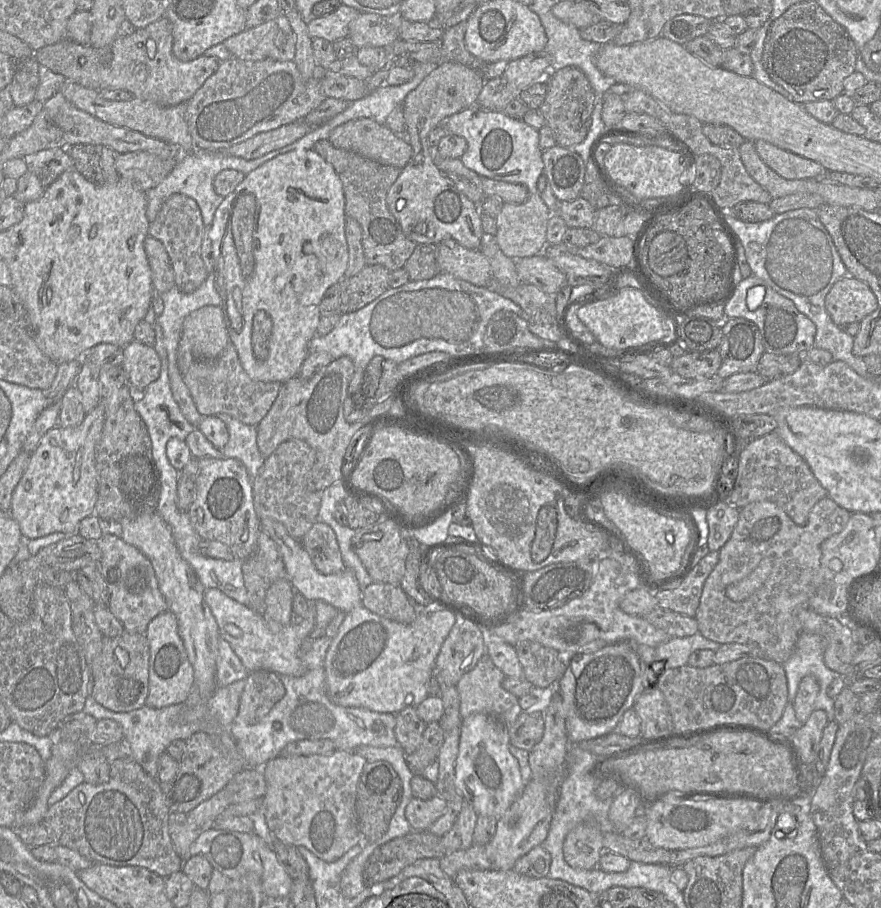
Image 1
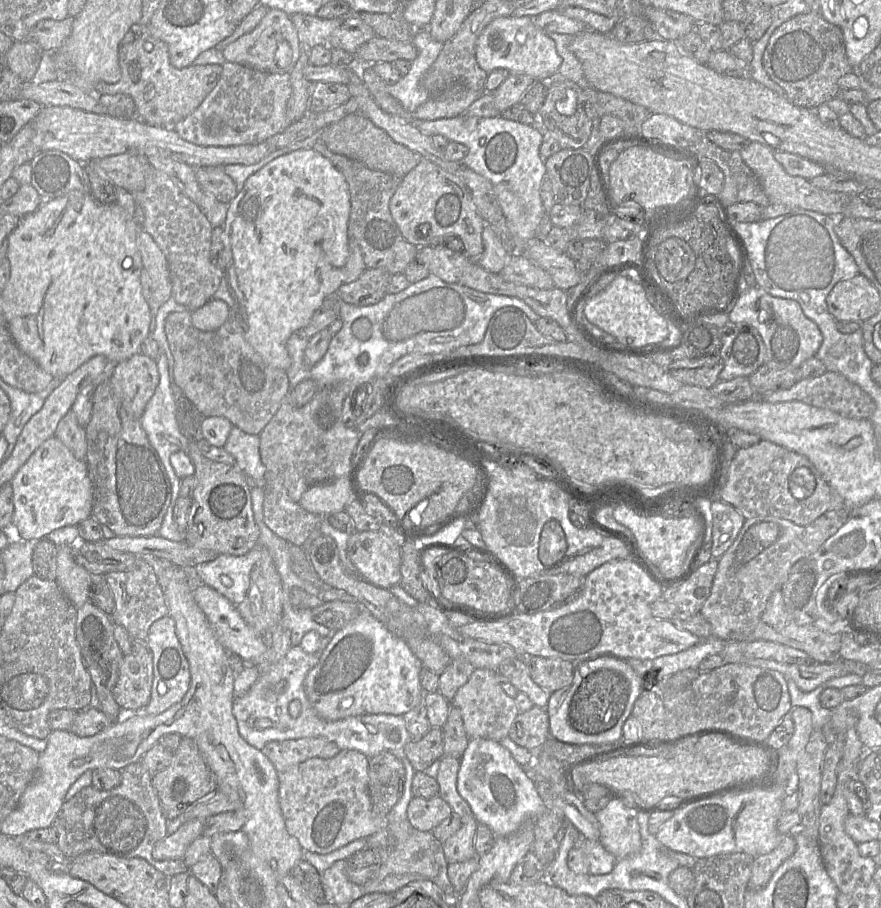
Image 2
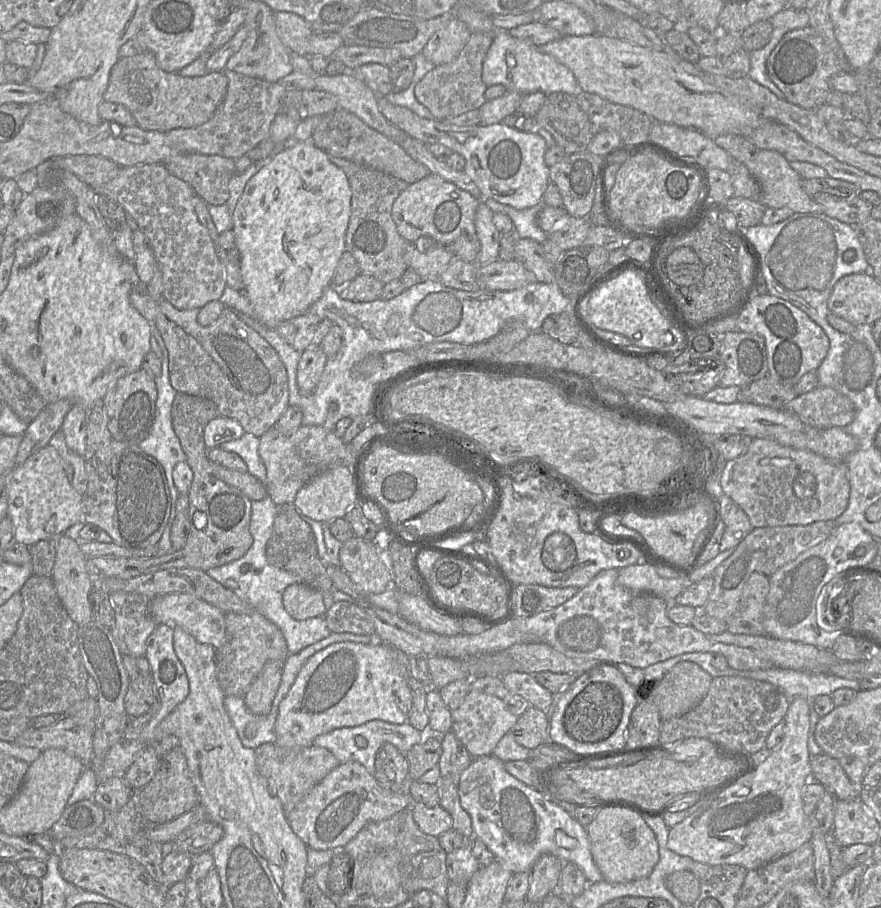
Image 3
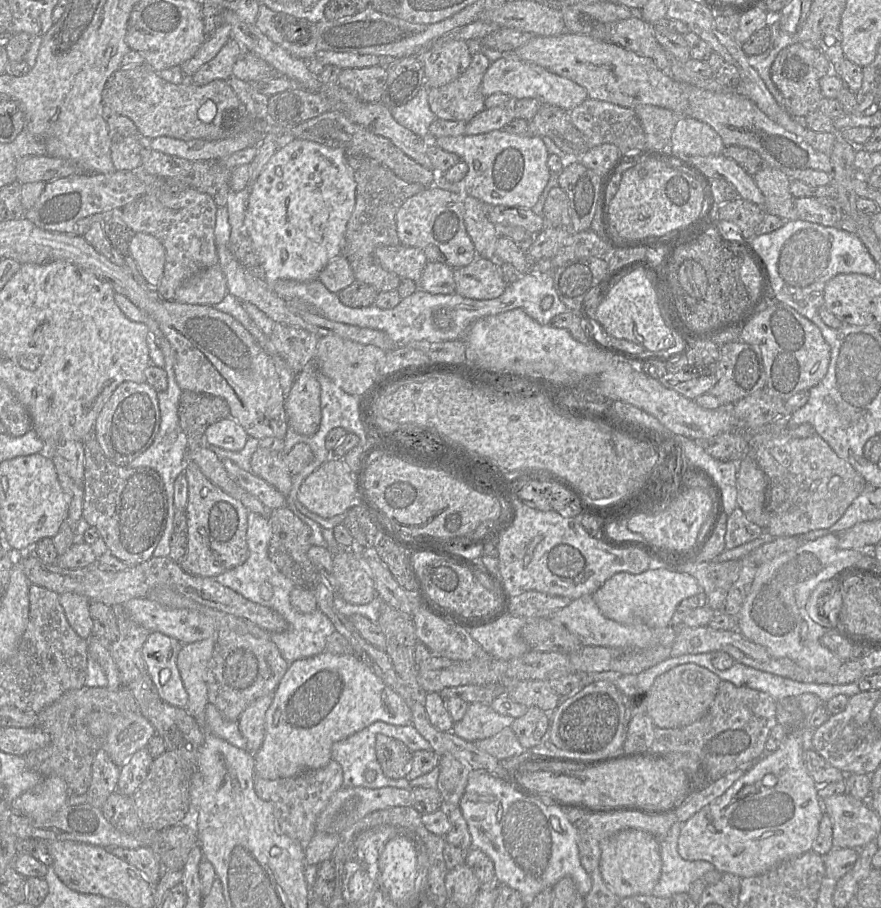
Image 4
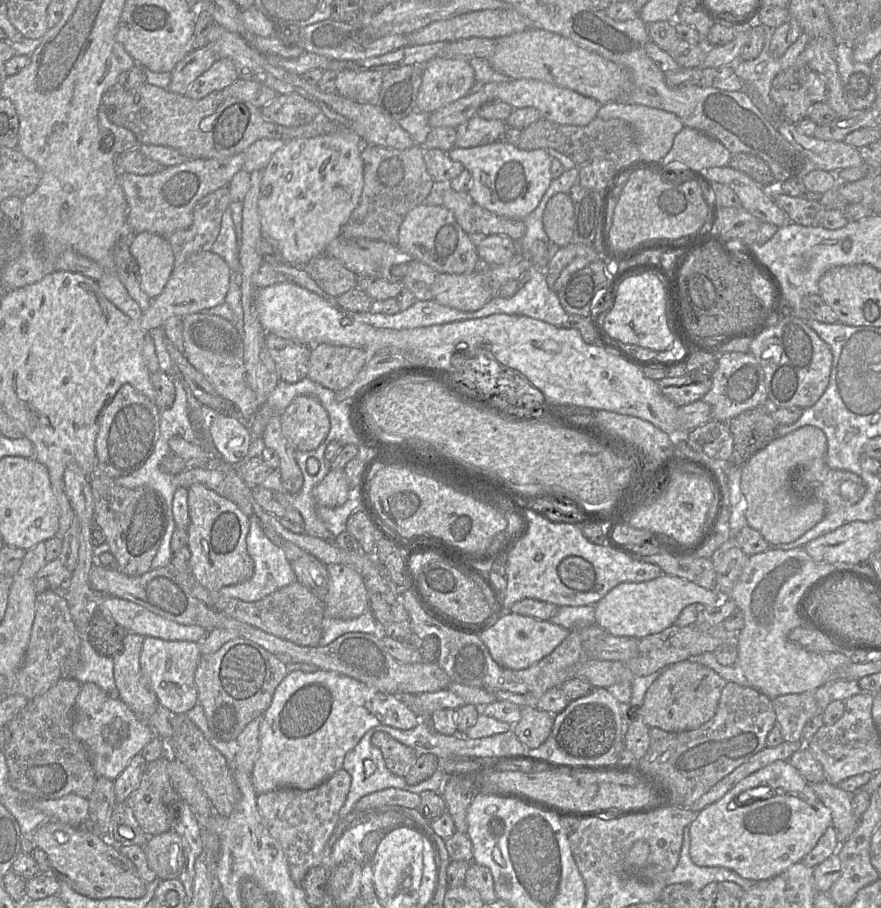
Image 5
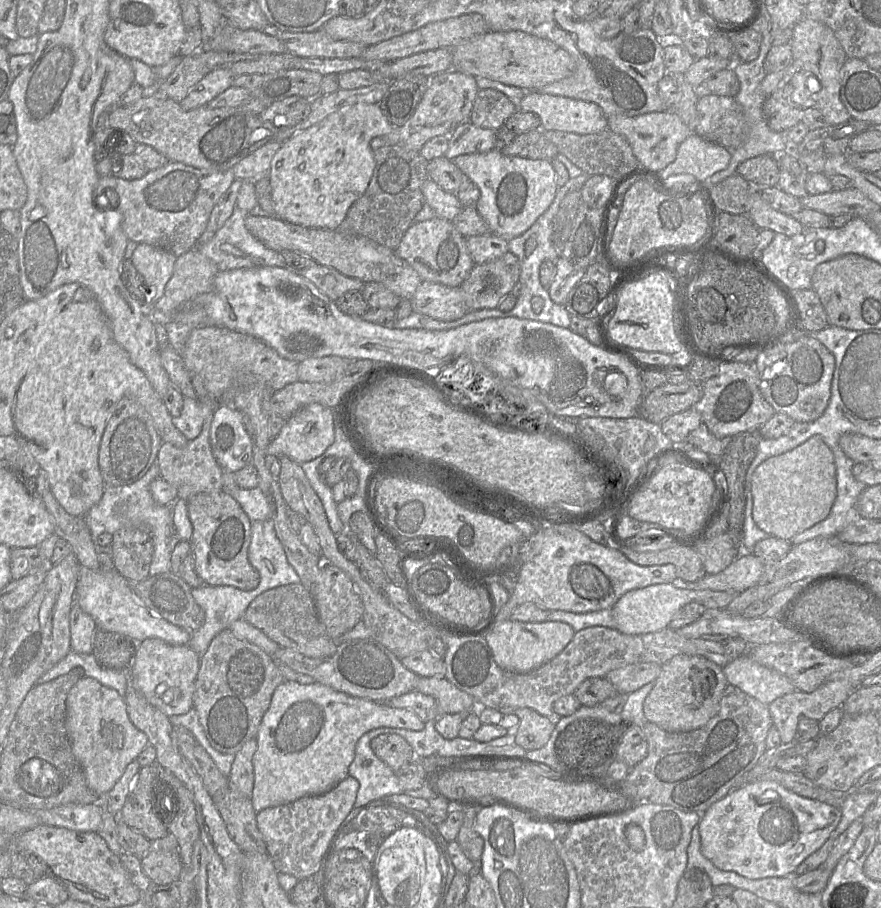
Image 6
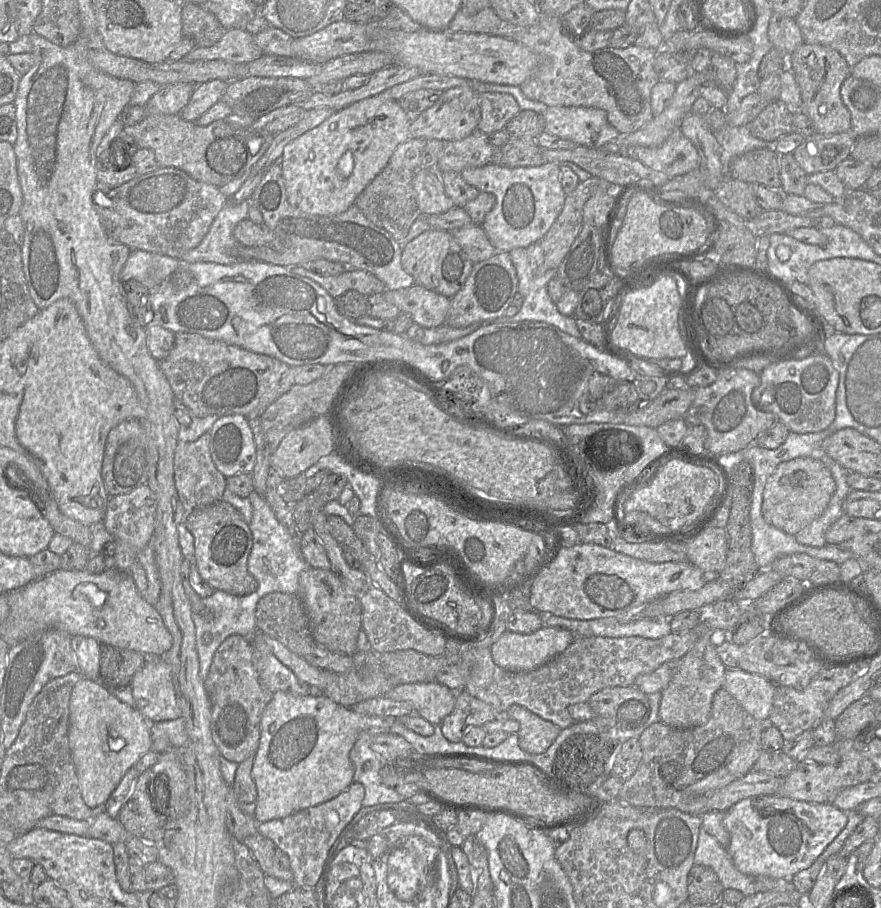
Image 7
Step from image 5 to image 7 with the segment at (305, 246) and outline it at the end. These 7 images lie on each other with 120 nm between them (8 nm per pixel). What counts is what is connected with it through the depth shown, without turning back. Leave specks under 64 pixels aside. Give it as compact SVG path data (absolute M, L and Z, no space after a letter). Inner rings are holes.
M384 93L355 102L334 112L317 127L305 132L284 147L279 163L289 203L313 215L331 216L347 210L360 192L387 166L397 146L410 137L412 121L398 101Z

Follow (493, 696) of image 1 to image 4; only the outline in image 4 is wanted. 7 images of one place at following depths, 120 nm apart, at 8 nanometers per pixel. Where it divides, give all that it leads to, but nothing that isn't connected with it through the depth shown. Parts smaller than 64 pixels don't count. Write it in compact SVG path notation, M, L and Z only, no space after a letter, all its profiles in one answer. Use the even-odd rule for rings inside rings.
M469 703L463 718L454 723L452 732L466 741L475 742L511 727L514 720L511 716L498 714L490 705Z

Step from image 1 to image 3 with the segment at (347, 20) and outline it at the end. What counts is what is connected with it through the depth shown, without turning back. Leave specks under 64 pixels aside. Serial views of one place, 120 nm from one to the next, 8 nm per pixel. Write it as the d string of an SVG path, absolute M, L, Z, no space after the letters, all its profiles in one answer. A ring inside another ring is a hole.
M274 12L275 24L283 44L291 51L307 56L308 41L313 34L311 23L292 12Z

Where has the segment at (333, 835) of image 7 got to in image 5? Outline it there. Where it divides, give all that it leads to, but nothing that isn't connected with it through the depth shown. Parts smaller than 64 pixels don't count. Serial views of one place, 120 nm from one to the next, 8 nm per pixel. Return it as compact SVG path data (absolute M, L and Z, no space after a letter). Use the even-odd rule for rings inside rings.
M341 769L311 790L281 788L258 794L259 812L270 835L280 843L290 865L302 865L310 869L324 864L324 848L337 826L351 782L351 775Z

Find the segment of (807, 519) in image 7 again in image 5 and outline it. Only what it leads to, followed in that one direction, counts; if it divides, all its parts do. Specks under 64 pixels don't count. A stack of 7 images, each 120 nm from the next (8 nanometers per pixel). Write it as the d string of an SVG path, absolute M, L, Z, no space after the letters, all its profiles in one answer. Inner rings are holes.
M808 425L775 437L743 465L740 487L747 501L748 526L758 531L770 545L793 542L824 518L826 506L816 499L806 499L806 489L809 483L822 481L826 454L825 433Z

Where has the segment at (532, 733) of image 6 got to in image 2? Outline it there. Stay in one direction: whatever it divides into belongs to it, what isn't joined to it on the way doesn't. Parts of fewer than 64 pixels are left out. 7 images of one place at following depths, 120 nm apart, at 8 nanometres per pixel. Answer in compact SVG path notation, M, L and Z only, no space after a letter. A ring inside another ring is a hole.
M533 706L519 712L508 736L514 743L531 751L538 751L549 739L549 721L545 708Z

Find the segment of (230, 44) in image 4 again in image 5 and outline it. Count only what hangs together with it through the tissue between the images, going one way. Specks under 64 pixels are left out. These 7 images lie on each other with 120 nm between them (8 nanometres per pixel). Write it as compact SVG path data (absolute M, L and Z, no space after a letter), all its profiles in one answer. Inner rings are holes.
M218 58L207 71L192 82L185 95L199 100L213 91L223 90L237 79L238 74L233 62L228 58Z

